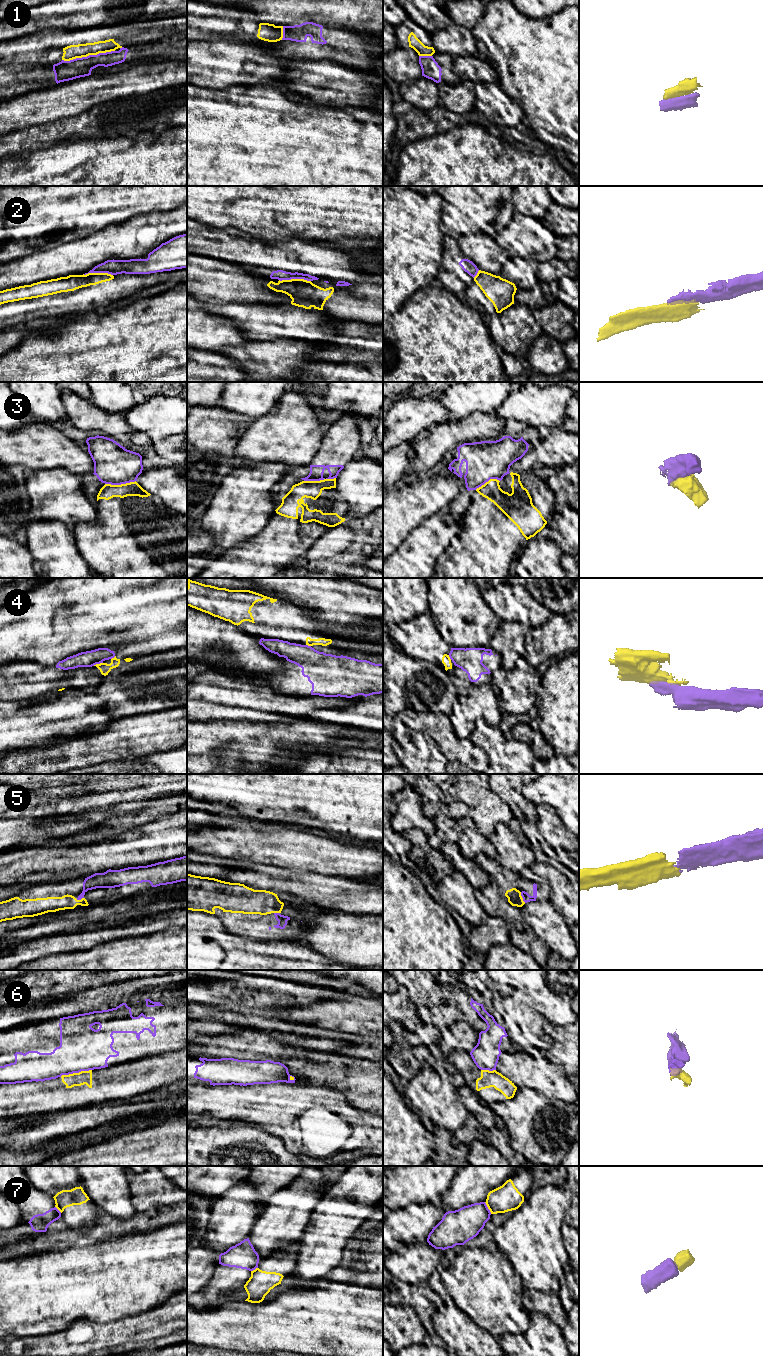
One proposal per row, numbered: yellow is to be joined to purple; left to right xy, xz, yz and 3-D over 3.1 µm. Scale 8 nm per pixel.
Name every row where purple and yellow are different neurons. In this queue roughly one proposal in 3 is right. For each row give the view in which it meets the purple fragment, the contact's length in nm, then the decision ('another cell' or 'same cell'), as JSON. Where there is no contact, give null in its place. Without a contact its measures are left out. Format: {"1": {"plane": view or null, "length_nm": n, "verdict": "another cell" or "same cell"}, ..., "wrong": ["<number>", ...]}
{"1": {"plane": "xy", "length_nm": 440, "verdict": "another cell"}, "2": {"plane": "xz", "length_nm": 260, "verdict": "another cell"}, "3": {"plane": "xy", "length_nm": 260, "verdict": "another cell"}, "4": {"plane": "xy", "length_nm": 80, "verdict": "another cell"}, "5": {"plane": "yz", "length_nm": 100, "verdict": "same cell"}, "6": {"plane": "xy", "length_nm": 260, "verdict": "another cell"}, "7": {"plane": "yz", "length_nm": 110, "verdict": "another cell"}, "wrong": ["1", "2", "3", "4", "6", "7"]}

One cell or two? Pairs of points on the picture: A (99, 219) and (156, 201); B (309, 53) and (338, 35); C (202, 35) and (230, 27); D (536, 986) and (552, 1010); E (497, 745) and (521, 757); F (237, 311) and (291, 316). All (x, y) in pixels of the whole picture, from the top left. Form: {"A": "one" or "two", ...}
{"A": "one", "B": "one", "C": "one", "D": "one", "E": "one", "F": "one"}

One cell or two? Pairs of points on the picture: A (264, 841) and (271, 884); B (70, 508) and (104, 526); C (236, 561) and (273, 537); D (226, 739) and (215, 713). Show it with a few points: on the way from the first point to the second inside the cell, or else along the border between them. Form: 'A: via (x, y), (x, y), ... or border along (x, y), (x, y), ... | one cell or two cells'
A: border along (245, 863), (270, 864), (287, 867), (291, 870) | two cells
B: border along (96, 507), (93, 522), (77, 522), (72, 527) | two cells
C: via (245, 561), (249, 561), (264, 546) | one cell
D: border along (242, 721), (208, 721), (197, 723) | two cells

